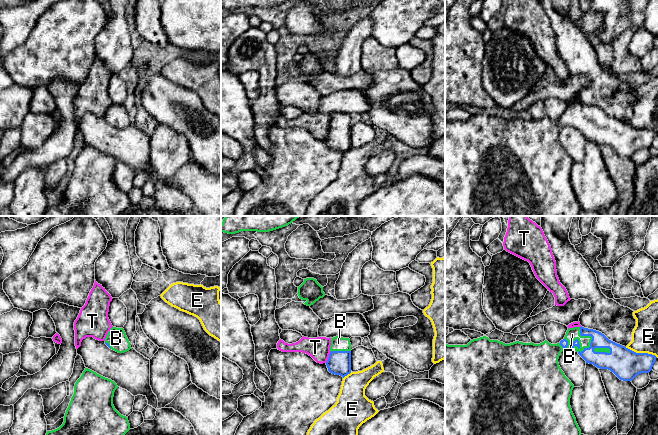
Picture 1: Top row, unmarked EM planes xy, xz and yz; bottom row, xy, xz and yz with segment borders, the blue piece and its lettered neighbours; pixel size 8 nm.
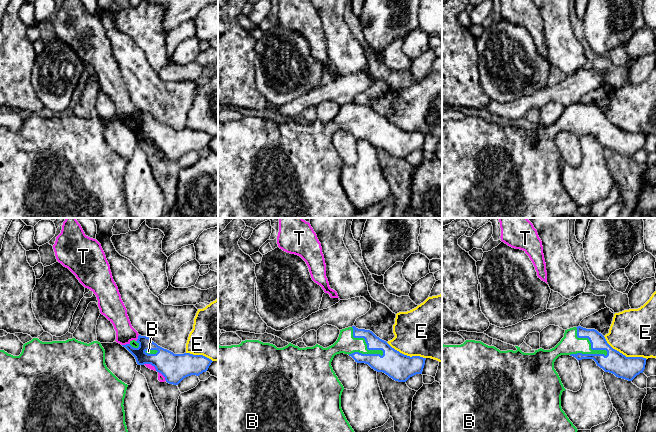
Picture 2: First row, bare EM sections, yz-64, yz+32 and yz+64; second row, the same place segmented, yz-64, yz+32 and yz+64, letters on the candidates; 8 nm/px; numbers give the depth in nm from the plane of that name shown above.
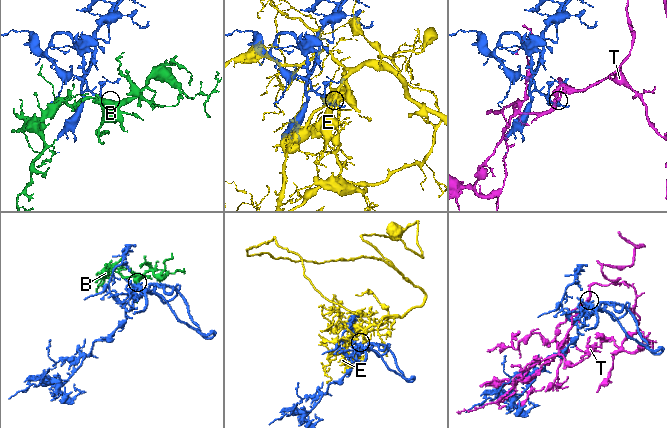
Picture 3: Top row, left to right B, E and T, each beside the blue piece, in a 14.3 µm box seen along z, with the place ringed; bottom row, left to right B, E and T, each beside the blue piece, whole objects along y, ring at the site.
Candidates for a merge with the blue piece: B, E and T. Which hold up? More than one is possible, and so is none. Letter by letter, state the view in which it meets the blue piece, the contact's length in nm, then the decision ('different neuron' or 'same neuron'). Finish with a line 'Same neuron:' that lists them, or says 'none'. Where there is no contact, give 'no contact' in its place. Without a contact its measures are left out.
B: meets blue in yz; contact 200 nm long; same neuron
E: meets blue in yz; contact 280 nm long; different neuron
T: meets blue in xz; contact 100 nm long; different neuron
Same neuron: B

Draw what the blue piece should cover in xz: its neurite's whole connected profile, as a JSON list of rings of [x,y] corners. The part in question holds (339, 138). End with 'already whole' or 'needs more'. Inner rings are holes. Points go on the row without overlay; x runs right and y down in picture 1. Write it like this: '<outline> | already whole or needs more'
[[[331,114],[330,130],[326,138],[328,147],[343,154],[351,149],[351,119],[349,114]]] | needs more

